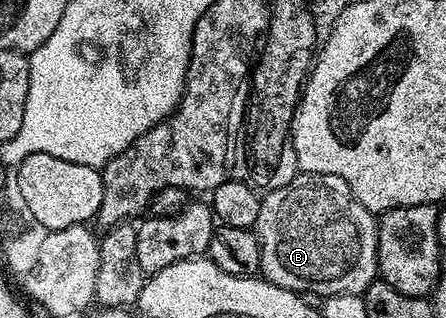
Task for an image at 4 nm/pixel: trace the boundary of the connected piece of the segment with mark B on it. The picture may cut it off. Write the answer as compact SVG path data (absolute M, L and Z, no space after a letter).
M299 172L295 174L295 177L288 184L283 184L280 188L273 189L268 196L264 195L261 199L261 214L257 214L257 222L253 231L259 238L259 249L261 250L259 272L261 273L262 279L268 280L269 283L276 284L282 288L288 288L290 292L298 292L300 294L312 292L313 295L319 296L318 298L336 296L337 294L362 296L368 286L379 276L379 263L377 262L377 234L379 233L379 225L377 223L376 213L370 212L365 206L361 206L361 202L357 202L355 195L349 190L345 178L341 178L337 174Z

